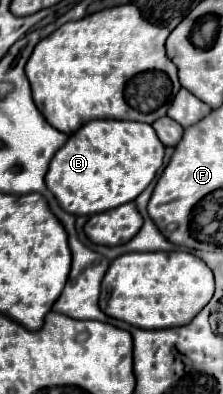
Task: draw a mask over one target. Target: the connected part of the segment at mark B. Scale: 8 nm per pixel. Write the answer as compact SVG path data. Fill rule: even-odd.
M92 119L84 123L78 131L74 131L66 145L58 149L58 153L50 161L50 169L46 173L46 185L56 195L60 207L72 215L96 215L128 201L134 201L156 177L156 171L162 167L164 145L158 139L156 131L148 123L136 121L118 121L118 119Z

